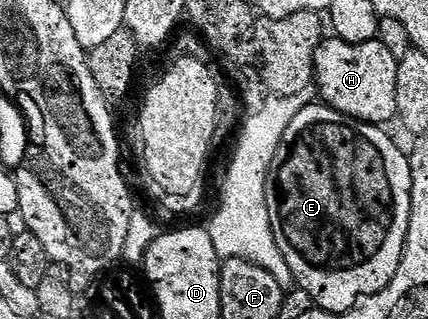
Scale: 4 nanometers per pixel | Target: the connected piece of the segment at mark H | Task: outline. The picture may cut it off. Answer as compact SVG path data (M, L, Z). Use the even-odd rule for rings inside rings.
M336 38L321 40L317 45L317 51L313 53L312 71L317 72L315 76L315 88L320 99L328 104L330 108L337 112L342 112L344 116L351 117L352 120L362 120L364 124L376 124L378 126L388 125L388 120L397 116L396 106L396 72L398 57L387 50L380 40L368 40L364 44L352 44L343 42Z

